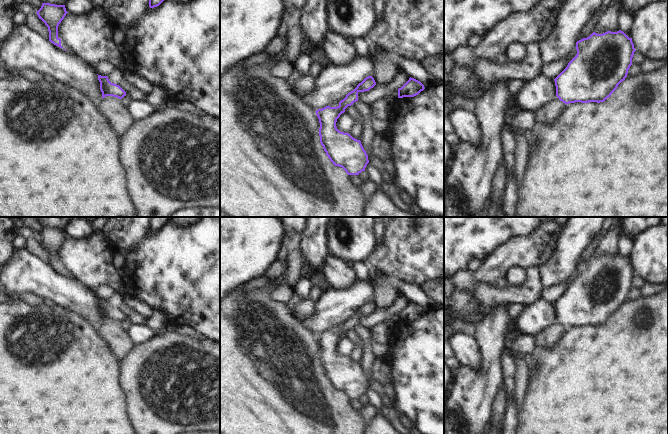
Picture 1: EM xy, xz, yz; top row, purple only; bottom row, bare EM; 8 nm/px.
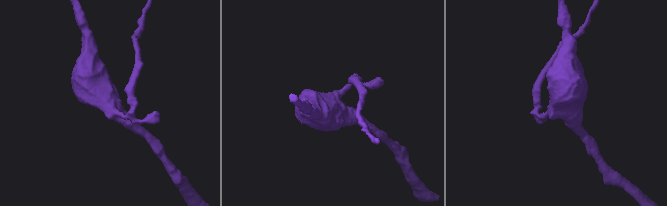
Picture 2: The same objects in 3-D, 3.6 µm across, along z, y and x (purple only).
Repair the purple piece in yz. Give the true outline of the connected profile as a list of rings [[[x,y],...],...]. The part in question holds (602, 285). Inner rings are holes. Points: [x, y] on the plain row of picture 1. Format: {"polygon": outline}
{"polygon": [[[623,255],[593,256],[576,266],[576,280],[554,303],[556,320],[566,329],[604,326],[625,304],[634,268]]]}

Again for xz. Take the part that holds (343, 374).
{"polygon": [[[368,300],[349,316],[337,331],[326,330],[316,334],[320,347],[320,367],[333,389],[342,391],[348,399],[359,399],[365,395],[369,387],[368,379],[361,365],[349,357],[339,355],[336,346],[348,330],[358,325],[359,316],[369,315],[375,309],[374,302]]]}

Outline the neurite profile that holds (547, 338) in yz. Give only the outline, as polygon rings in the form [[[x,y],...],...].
[[[556,320],[550,327],[540,331],[535,339],[538,346],[548,349],[553,347],[563,337],[565,332],[566,328]]]

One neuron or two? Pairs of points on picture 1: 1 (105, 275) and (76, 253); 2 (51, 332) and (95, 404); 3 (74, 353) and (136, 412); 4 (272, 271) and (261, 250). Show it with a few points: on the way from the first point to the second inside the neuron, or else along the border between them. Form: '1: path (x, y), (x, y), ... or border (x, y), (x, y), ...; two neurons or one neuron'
1: path (98, 270), (83, 259); one neuron
2: path (51, 350), (51, 360), (77, 386); one neuron
3: border (120, 380), (130, 423); two neurons
4: border (275, 260), (262, 275); two neurons

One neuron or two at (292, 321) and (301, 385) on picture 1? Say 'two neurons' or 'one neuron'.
one neuron

